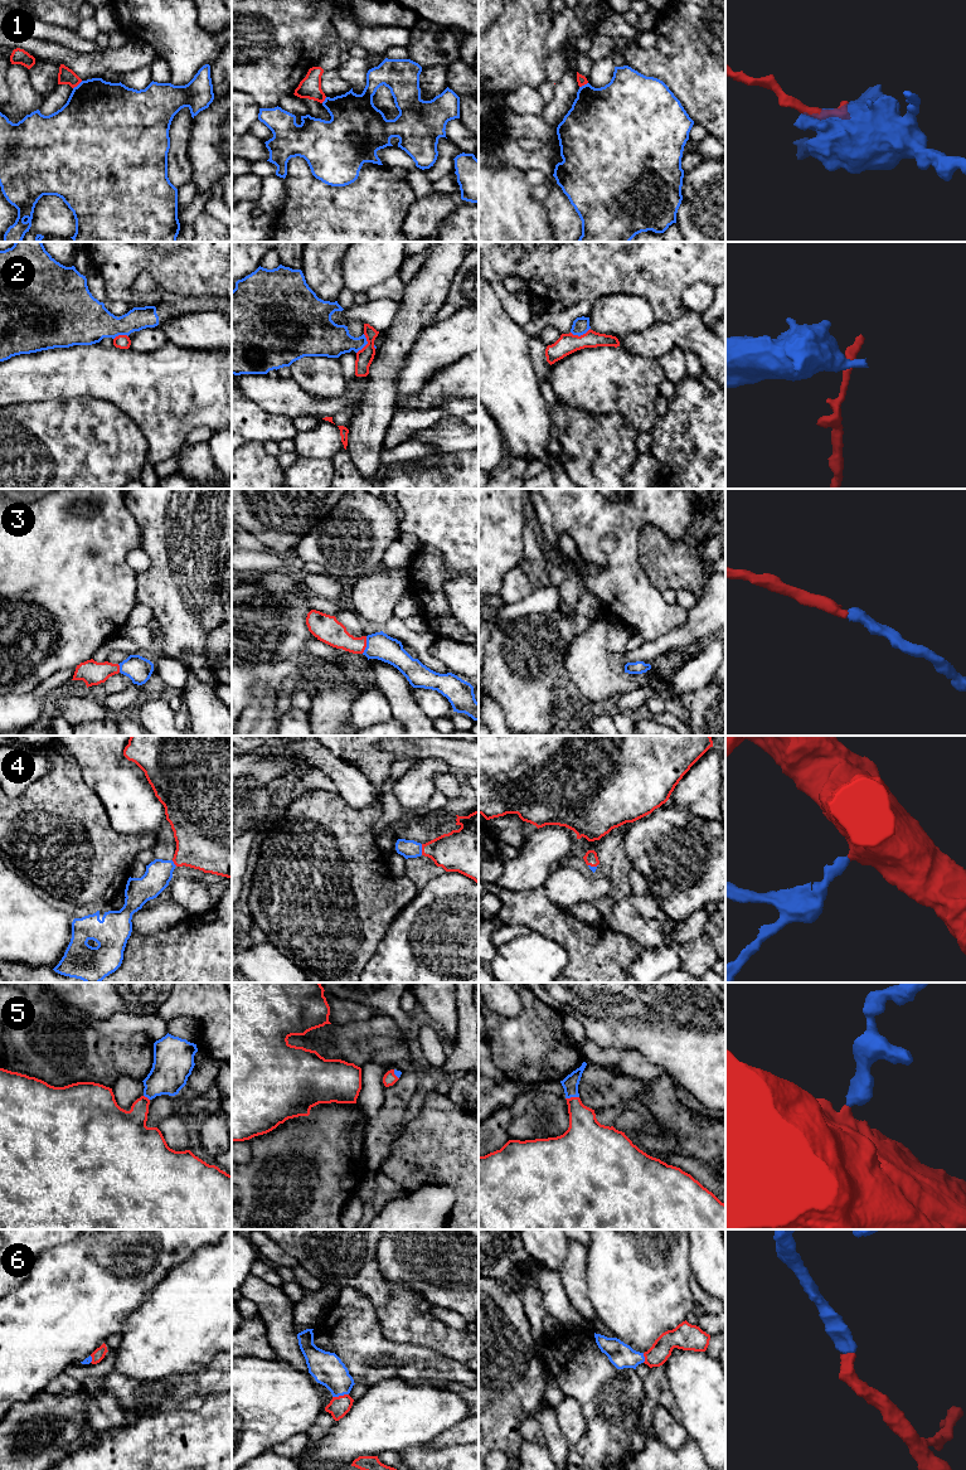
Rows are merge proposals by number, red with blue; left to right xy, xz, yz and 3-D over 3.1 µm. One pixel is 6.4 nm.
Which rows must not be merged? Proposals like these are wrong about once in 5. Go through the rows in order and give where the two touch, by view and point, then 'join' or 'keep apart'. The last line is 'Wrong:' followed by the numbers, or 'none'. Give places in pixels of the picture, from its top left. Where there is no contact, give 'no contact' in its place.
1: xy (77, 85) | keep apart
2: xz (367, 344) | keep apart
3: xz (365, 645) | join
4: xz (422, 849) | join
5: yz (572, 1097) | join
6: xz (340, 1396) | join
Wrong: 1, 2

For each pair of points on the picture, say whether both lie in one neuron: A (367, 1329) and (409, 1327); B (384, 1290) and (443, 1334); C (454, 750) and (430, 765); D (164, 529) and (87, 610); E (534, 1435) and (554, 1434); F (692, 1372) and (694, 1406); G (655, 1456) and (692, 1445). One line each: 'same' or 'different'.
A: different
B: same
C: different
D: different
E: different
F: same
G: same

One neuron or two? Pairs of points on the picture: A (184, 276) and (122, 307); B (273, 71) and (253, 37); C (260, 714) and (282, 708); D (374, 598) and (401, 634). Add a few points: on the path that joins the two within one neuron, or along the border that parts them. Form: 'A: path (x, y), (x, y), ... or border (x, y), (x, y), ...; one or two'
A: border (107, 299), (126, 301), (134, 306); two
B: path (268, 62), (266, 53), (258, 45); one
C: border (277, 698), (277, 713), (273, 722); two
D: border (393, 616), (380, 625); two

